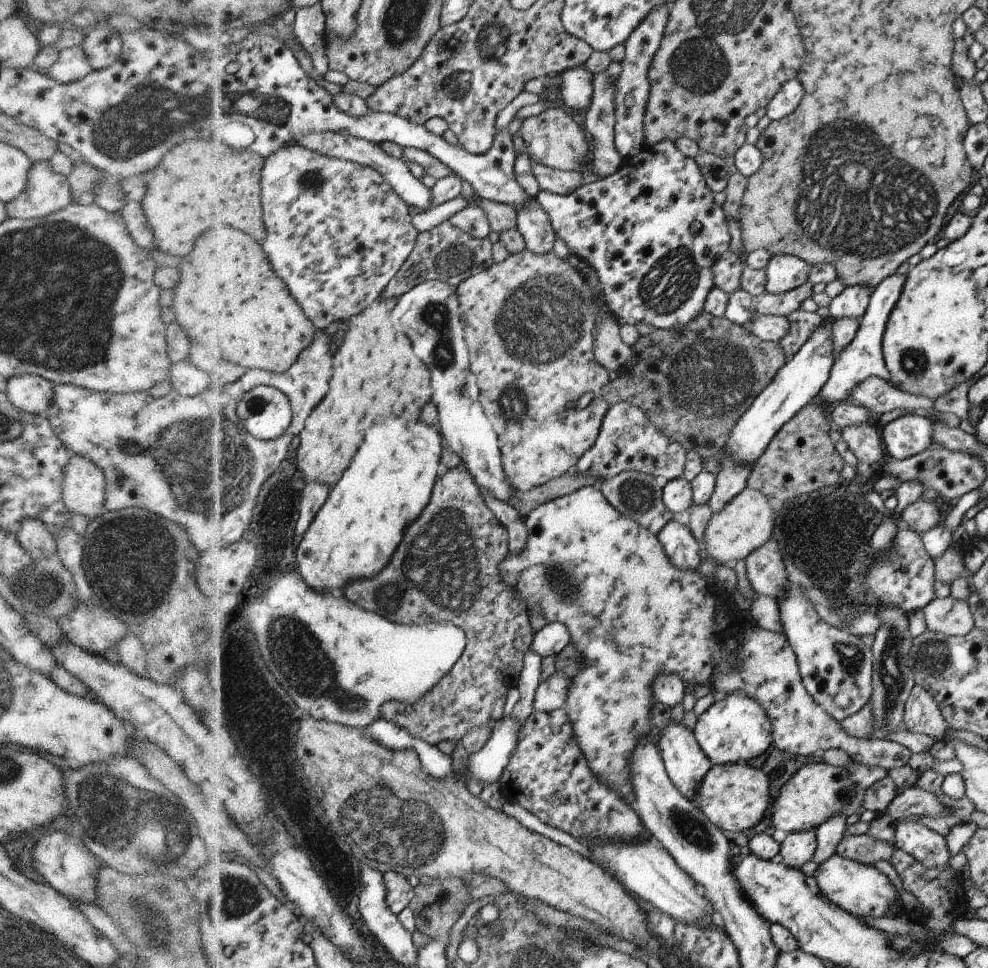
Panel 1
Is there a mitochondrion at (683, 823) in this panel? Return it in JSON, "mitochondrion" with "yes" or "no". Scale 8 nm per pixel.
{"mitochondrion":"yes"}

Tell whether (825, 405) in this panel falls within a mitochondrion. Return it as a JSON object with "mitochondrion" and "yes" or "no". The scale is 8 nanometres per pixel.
{"mitochondrion":"no"}

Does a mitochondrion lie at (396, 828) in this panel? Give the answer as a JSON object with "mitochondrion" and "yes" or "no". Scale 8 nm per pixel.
{"mitochondrion":"yes"}

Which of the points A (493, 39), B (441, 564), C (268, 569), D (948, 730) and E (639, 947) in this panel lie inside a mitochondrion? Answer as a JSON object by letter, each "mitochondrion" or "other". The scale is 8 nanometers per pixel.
{"A":"mitochondrion","B":"mitochondrion","C":"other","D":"other","E":"other"}

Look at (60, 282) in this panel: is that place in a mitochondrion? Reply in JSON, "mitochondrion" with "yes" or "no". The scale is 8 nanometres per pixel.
{"mitochondrion":"yes"}

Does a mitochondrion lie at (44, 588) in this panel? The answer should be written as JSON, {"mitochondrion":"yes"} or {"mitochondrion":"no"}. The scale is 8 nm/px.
{"mitochondrion":"yes"}

